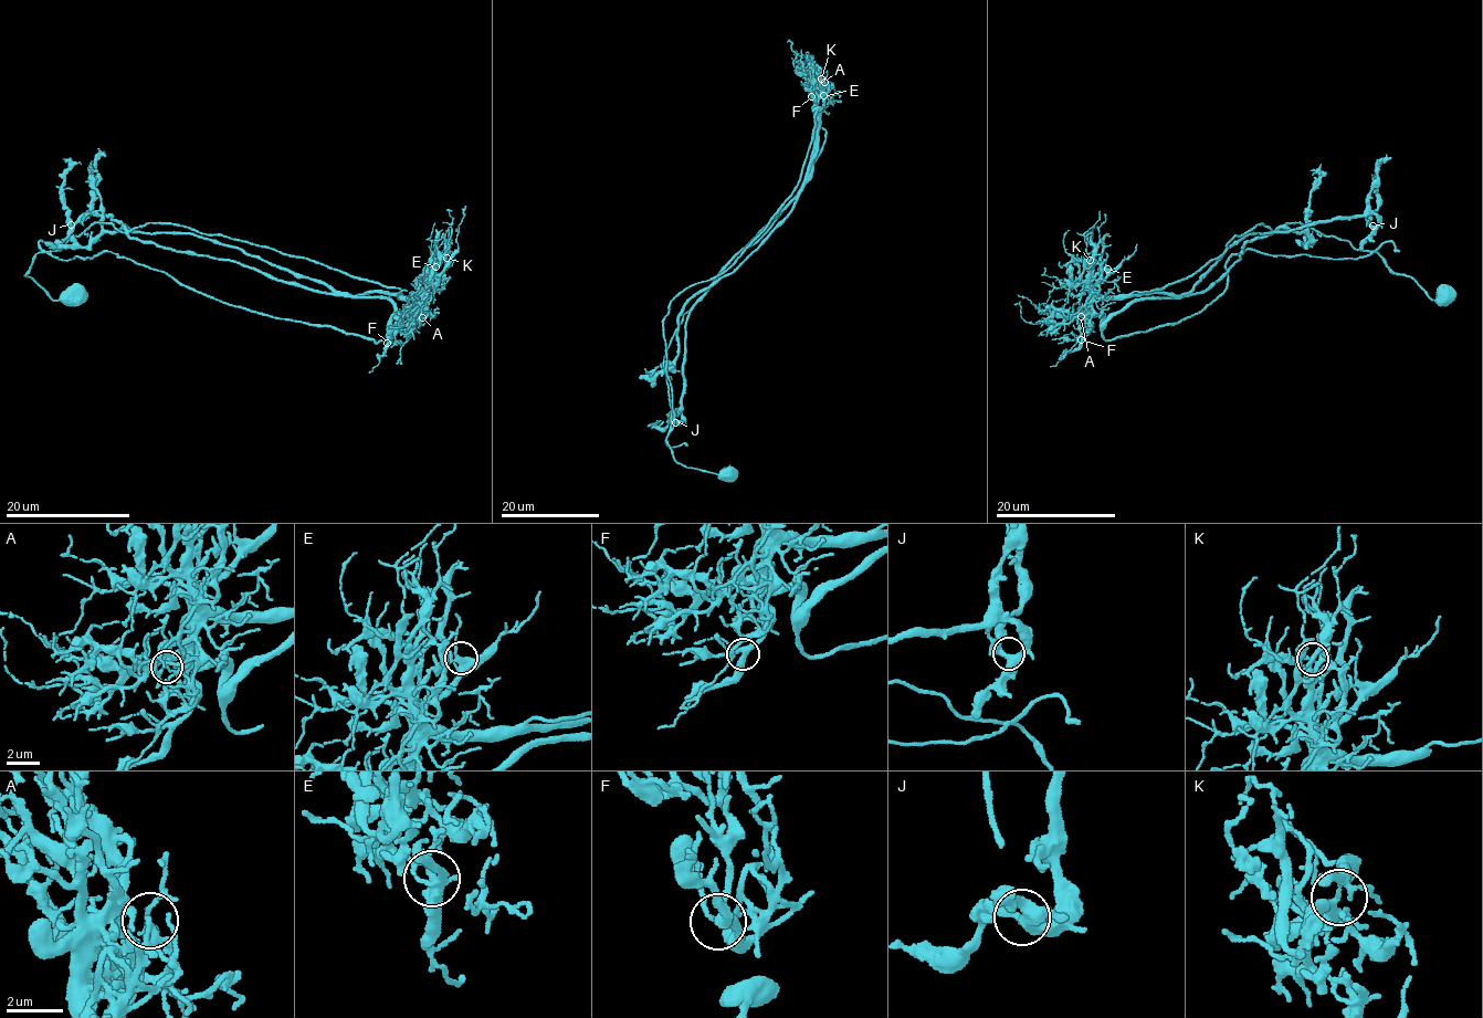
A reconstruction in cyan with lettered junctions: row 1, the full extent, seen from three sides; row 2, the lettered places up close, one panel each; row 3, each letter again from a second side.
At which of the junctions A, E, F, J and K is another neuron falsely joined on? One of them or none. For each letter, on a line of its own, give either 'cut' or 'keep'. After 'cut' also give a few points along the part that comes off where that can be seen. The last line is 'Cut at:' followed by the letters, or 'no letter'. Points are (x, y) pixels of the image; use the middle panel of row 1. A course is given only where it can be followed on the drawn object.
A: cut; foreign part runs (824, 82), (792, 195), (734, 263), (669, 305), (663, 333), (674, 426), (665, 441), (687, 445)
E: keep
F: keep
J: keep
K: keep
Cut at: A

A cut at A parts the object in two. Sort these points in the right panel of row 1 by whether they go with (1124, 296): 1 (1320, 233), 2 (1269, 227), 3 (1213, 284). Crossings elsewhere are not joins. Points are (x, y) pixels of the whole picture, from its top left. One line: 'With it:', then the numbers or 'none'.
With it: 1, 2

